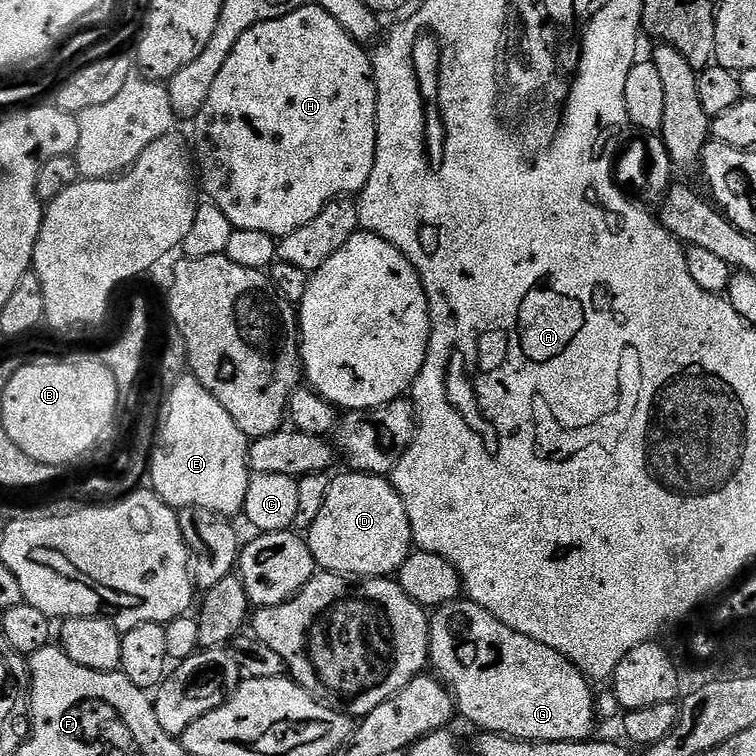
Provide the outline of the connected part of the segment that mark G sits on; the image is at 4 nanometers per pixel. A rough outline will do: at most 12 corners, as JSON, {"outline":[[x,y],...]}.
{"outline":[[473,600],[435,609],[430,668],[480,732],[586,740],[593,685]]}

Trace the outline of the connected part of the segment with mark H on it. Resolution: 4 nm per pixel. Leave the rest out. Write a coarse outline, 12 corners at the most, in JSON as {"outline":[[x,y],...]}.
{"outline":[[301,3],[230,50],[194,164],[282,237],[376,157],[369,53]]}

